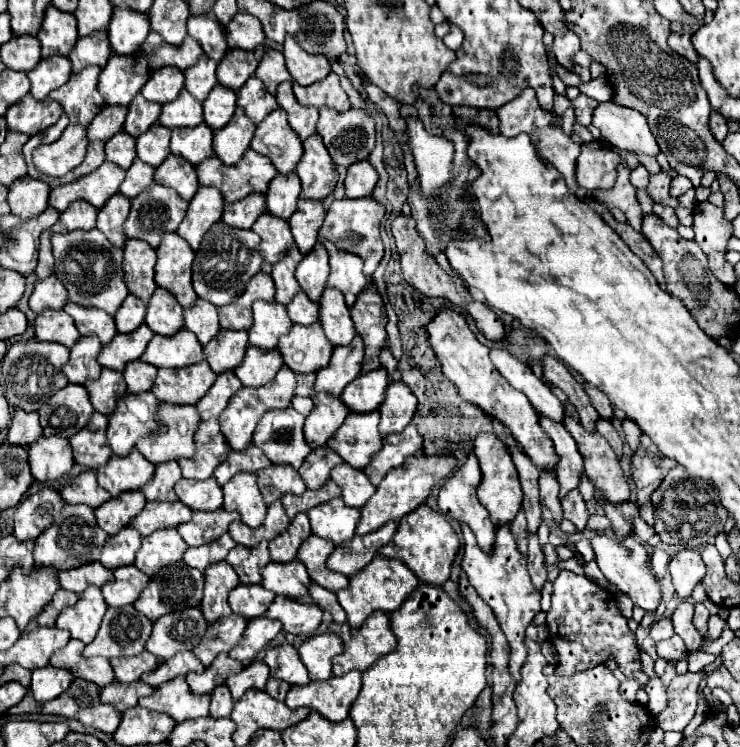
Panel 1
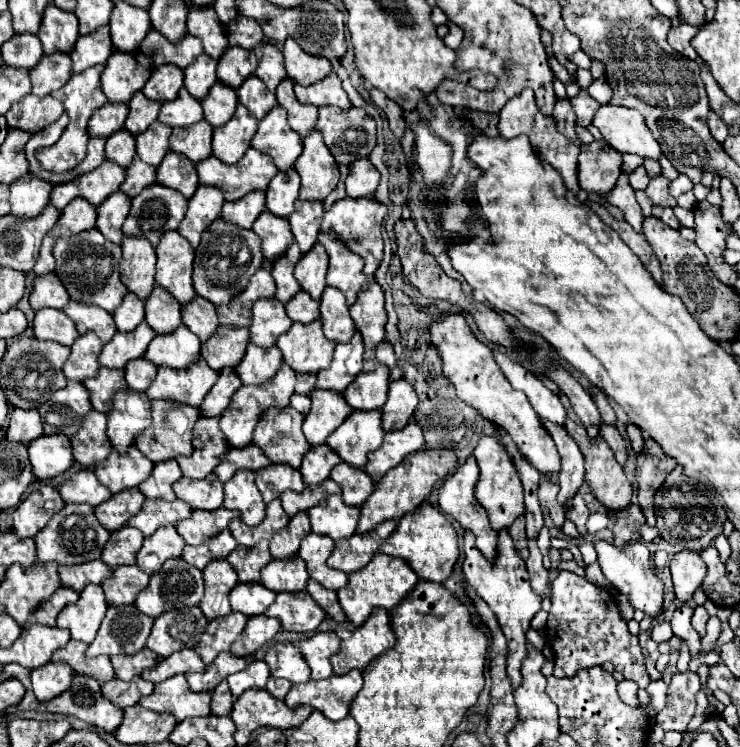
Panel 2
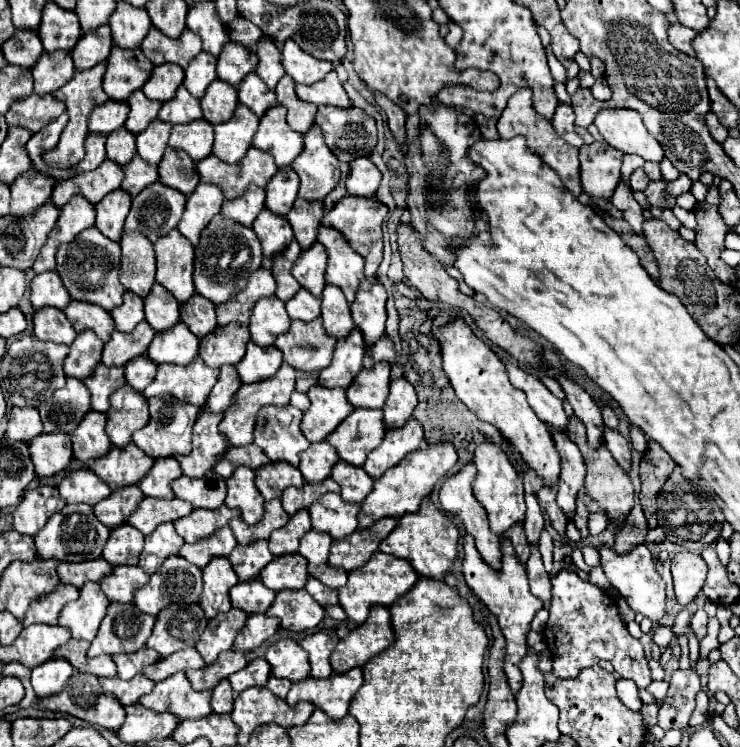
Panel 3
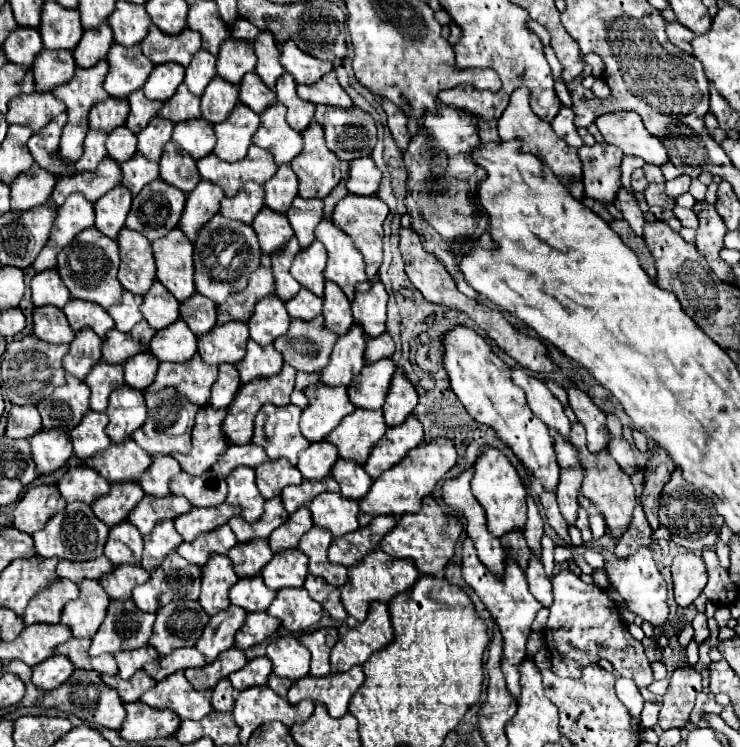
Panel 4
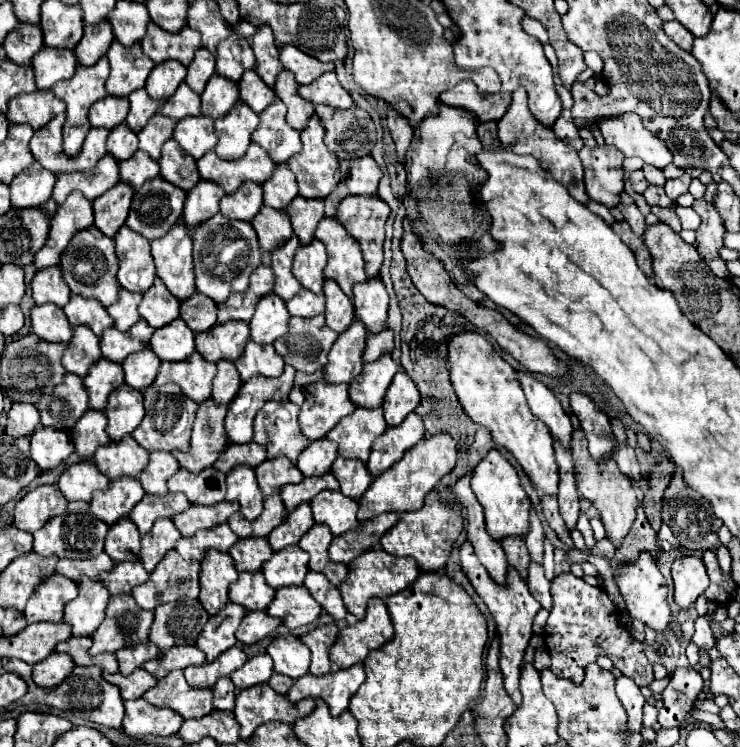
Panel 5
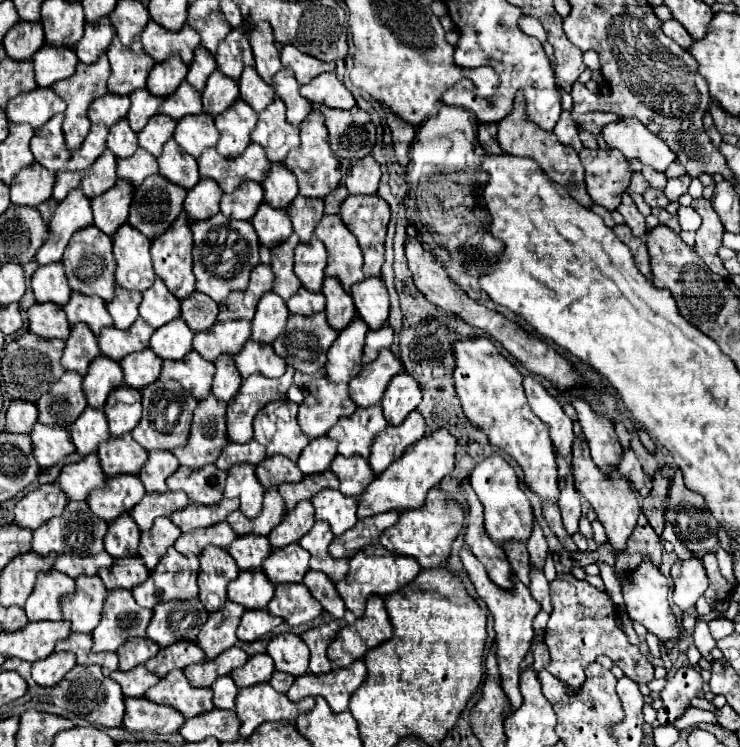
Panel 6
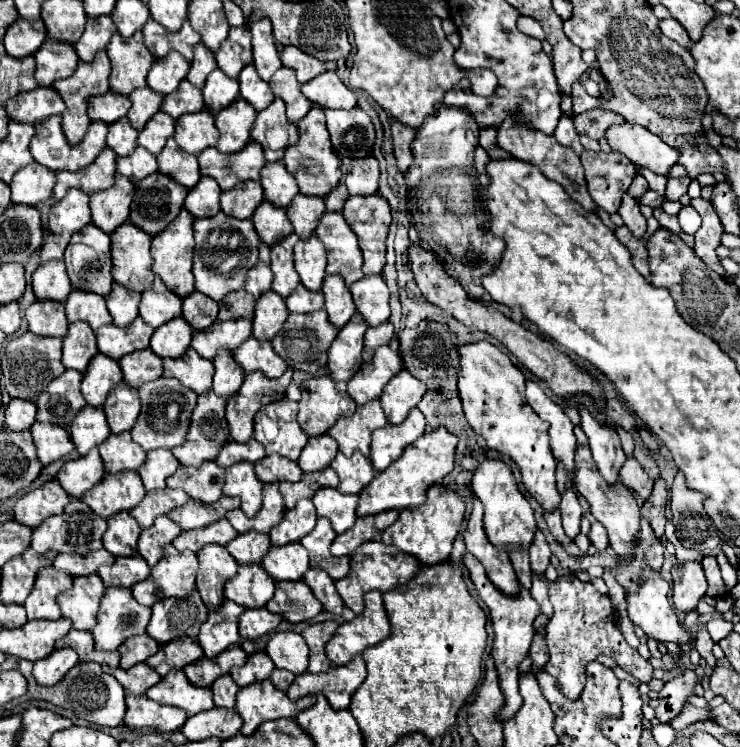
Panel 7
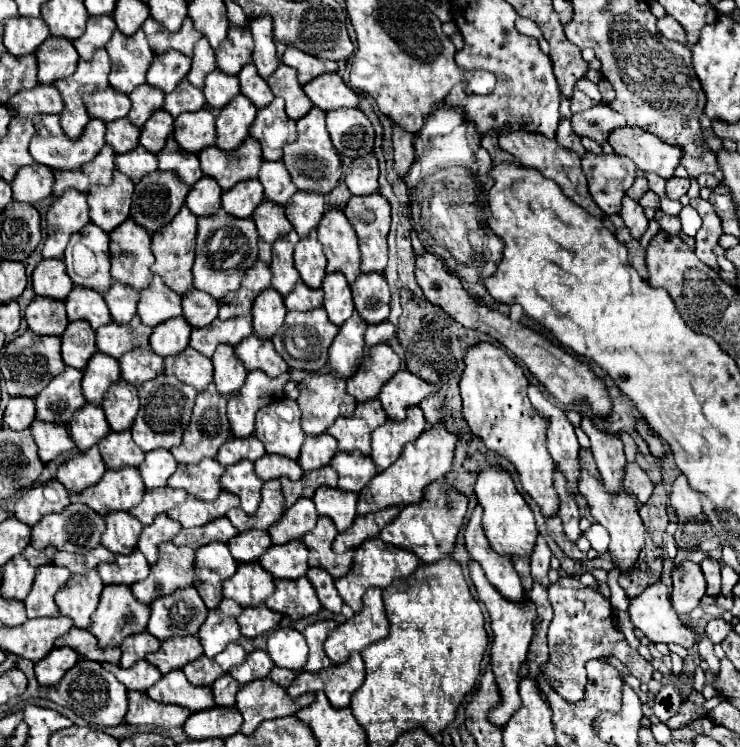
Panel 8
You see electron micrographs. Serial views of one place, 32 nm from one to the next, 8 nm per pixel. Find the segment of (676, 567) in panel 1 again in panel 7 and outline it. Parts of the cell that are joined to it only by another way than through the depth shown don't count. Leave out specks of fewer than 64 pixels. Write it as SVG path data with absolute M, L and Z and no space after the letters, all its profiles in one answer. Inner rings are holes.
M682 562L672 568L672 600L676 610L688 614L698 606L698 600L706 594L706 576L700 562Z

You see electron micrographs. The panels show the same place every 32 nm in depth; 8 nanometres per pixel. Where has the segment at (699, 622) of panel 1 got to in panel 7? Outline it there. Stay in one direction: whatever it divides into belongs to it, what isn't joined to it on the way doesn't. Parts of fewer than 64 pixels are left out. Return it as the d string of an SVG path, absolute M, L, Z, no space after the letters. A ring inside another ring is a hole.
M700 626L700 628L698 628L694 646L696 646L696 650L700 652L700 656L706 660L706 664L708 664L710 668L716 668L716 662L718 662L718 660L716 660L714 654L712 654L712 646L714 646L714 642L712 642L712 638L708 636L706 626Z

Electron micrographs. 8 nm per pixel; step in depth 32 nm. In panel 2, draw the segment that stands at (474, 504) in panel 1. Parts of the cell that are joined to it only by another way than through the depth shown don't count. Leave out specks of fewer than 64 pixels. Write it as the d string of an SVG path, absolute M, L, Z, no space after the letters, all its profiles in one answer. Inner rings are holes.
M470 458L466 464L462 464L452 476L448 476L440 488L440 508L444 514L452 516L454 520L458 520L462 524L462 528L470 530L476 536L476 546L478 550L488 558L488 560L496 560L496 542L498 542L498 532L492 530L492 526L488 524L488 514L484 512L484 508L480 506L480 502L474 496L474 484L478 480L478 466L476 460Z

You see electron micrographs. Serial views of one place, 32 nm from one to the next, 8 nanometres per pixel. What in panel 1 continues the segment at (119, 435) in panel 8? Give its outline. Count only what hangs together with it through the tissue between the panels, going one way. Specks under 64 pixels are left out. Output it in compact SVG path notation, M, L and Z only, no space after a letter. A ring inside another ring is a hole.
M132 448L130 456L112 454L110 460L96 470L98 484L106 488L112 496L118 496L126 490L138 490L152 478L154 466Z

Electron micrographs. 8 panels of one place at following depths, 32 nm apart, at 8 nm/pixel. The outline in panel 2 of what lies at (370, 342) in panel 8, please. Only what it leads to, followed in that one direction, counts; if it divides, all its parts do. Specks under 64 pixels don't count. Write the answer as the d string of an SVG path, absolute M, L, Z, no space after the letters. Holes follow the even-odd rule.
M384 340L384 342L380 342L380 344L376 346L376 354L378 354L378 362L384 362L384 364L388 364L390 368L394 366L394 362L396 362L396 356L394 356L392 344L390 344L388 340Z

